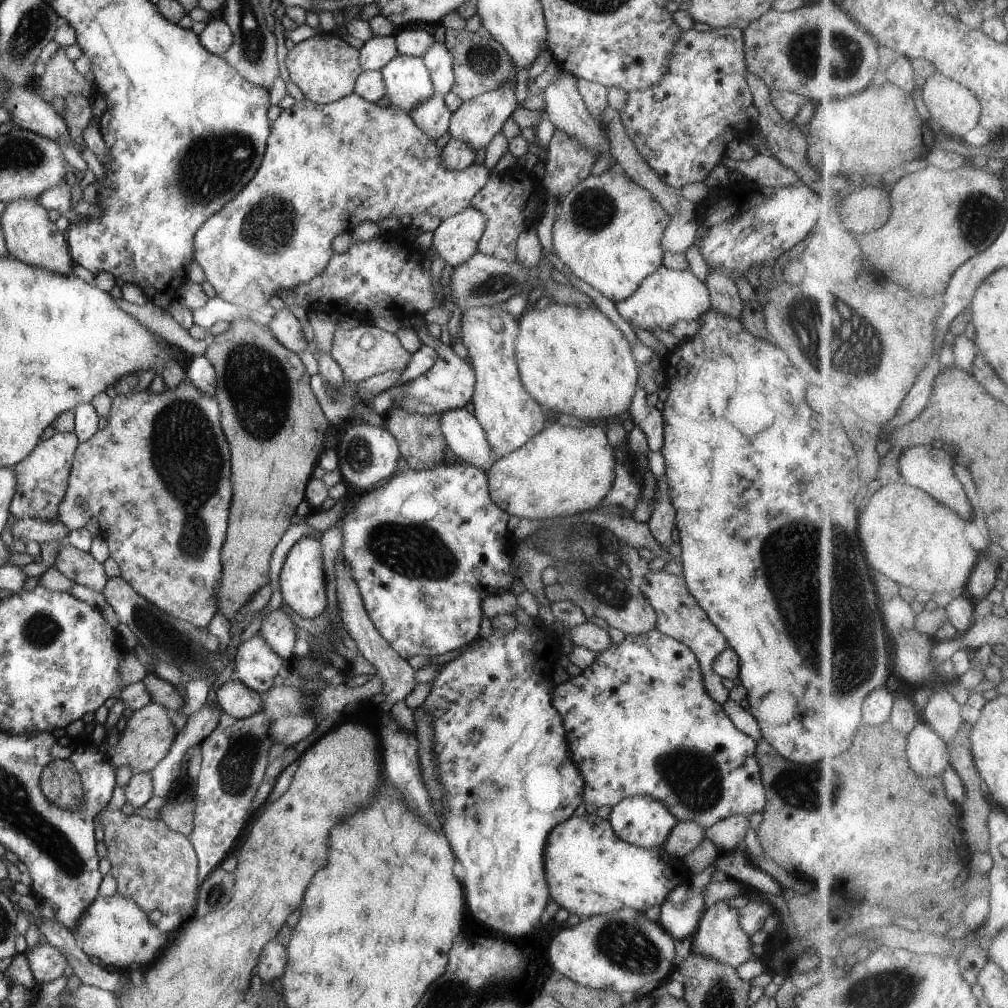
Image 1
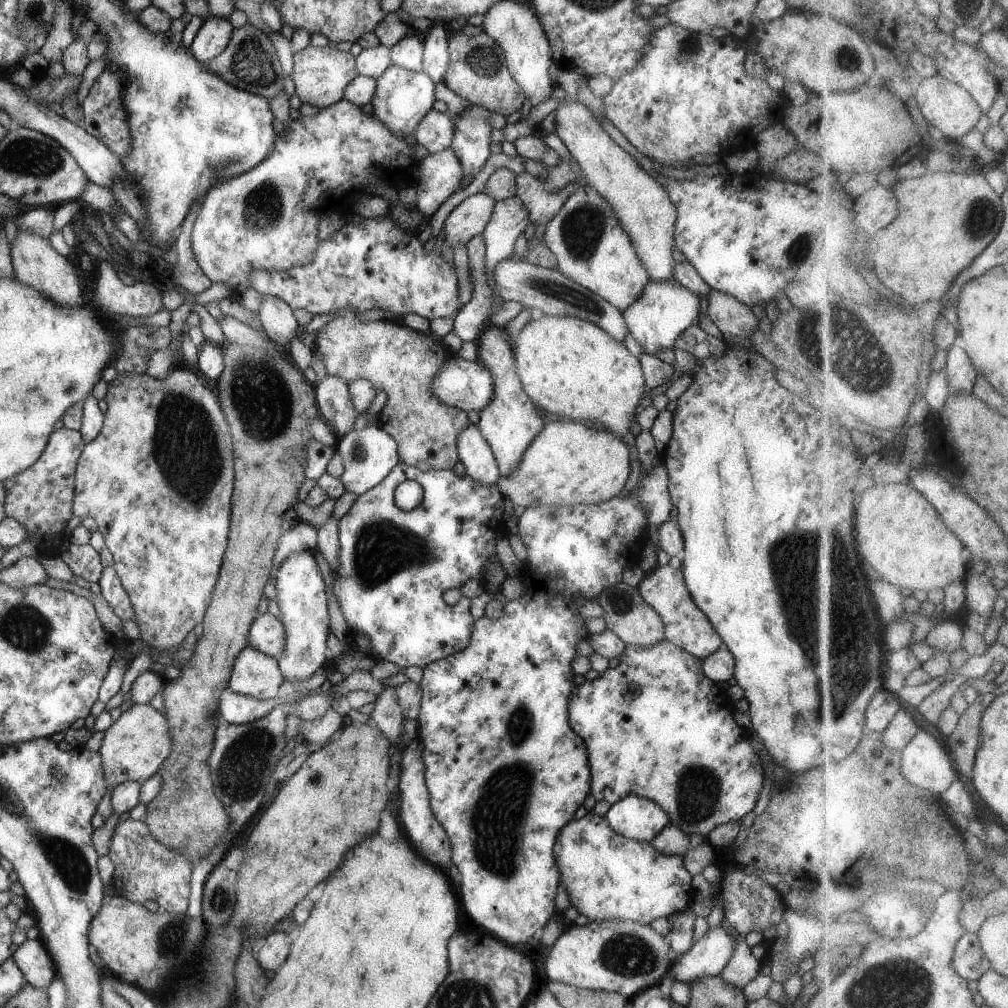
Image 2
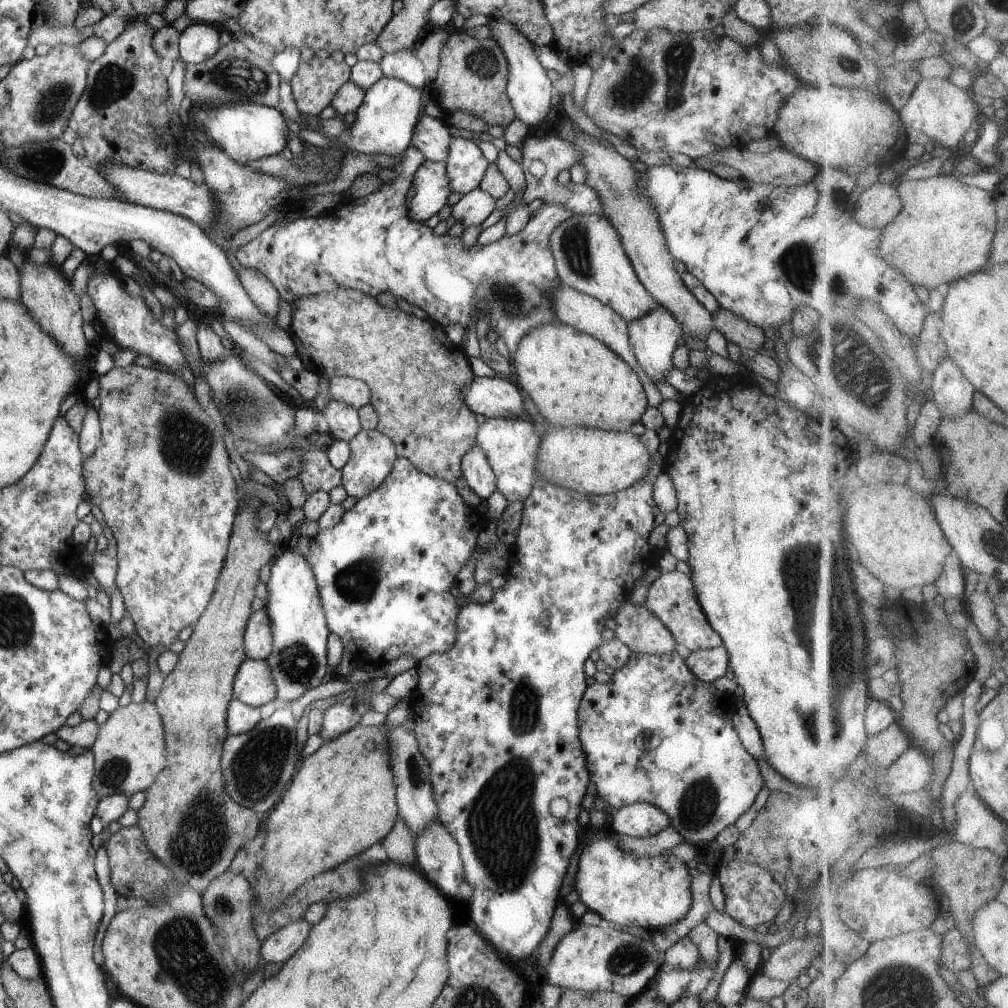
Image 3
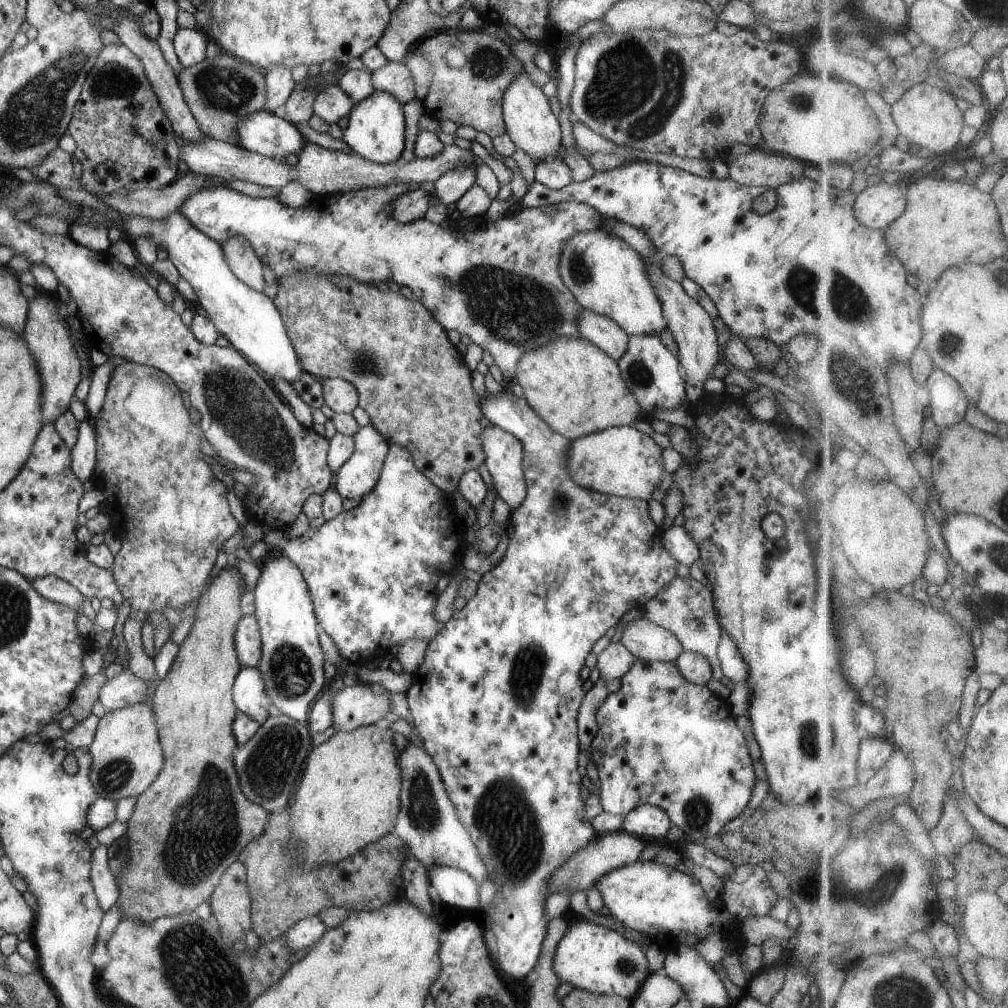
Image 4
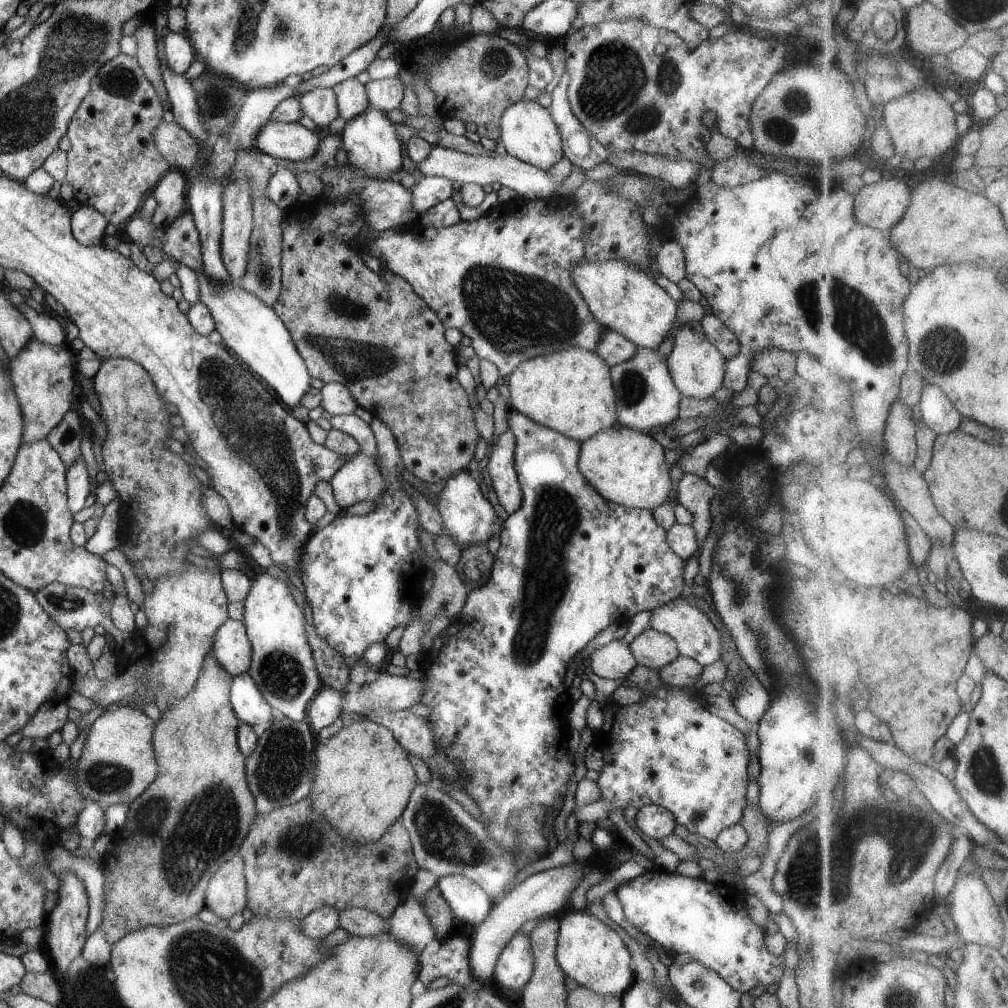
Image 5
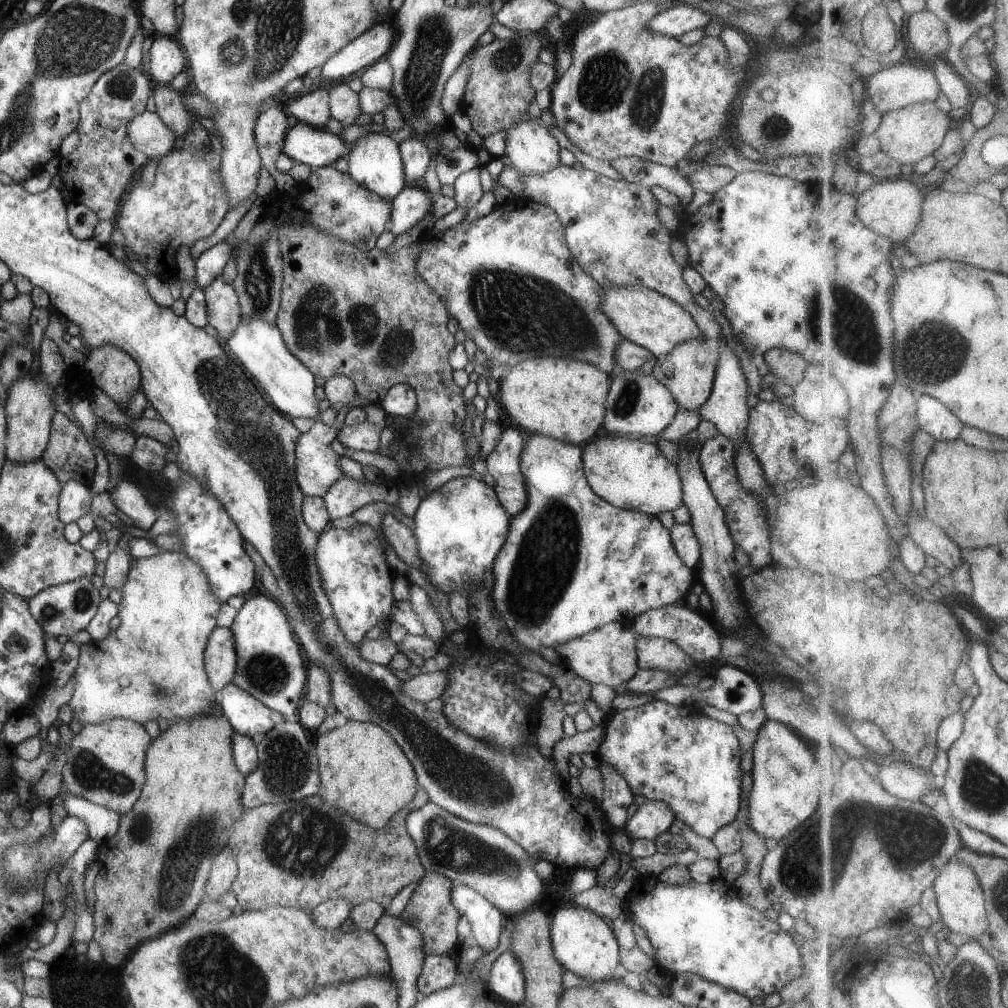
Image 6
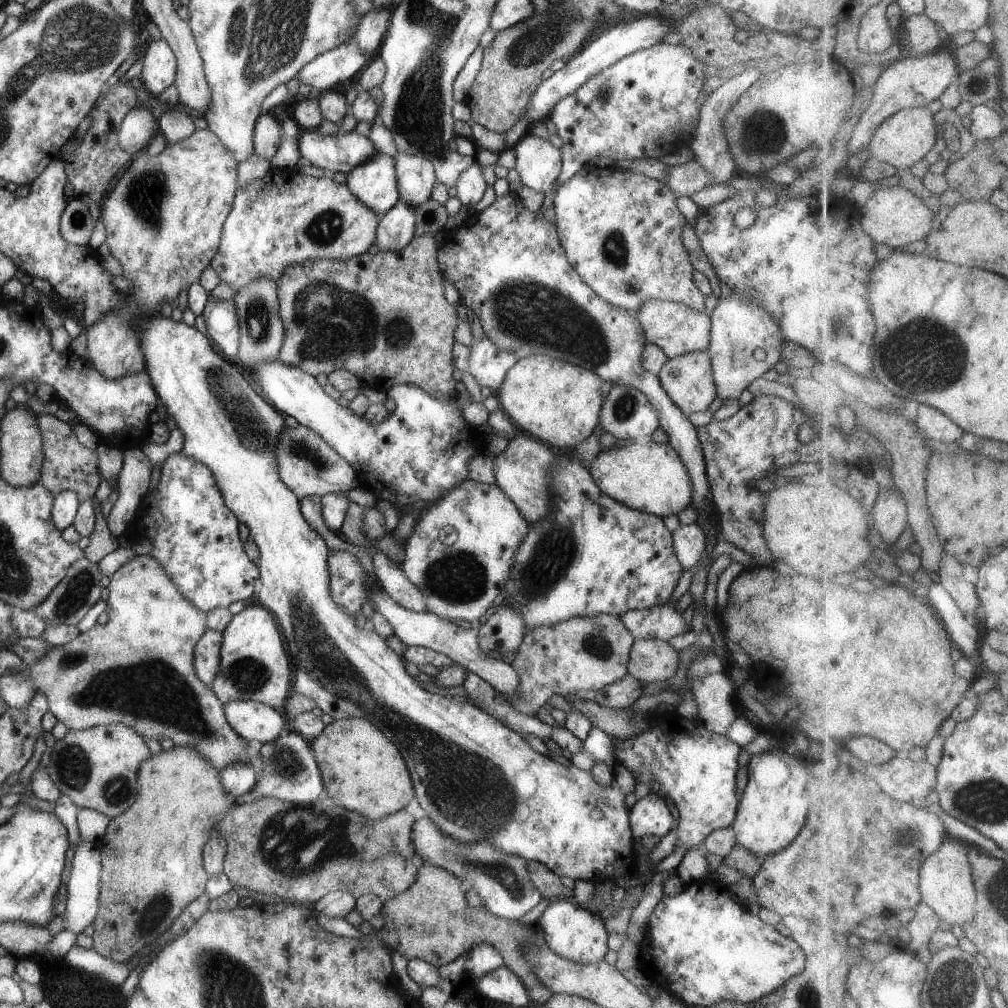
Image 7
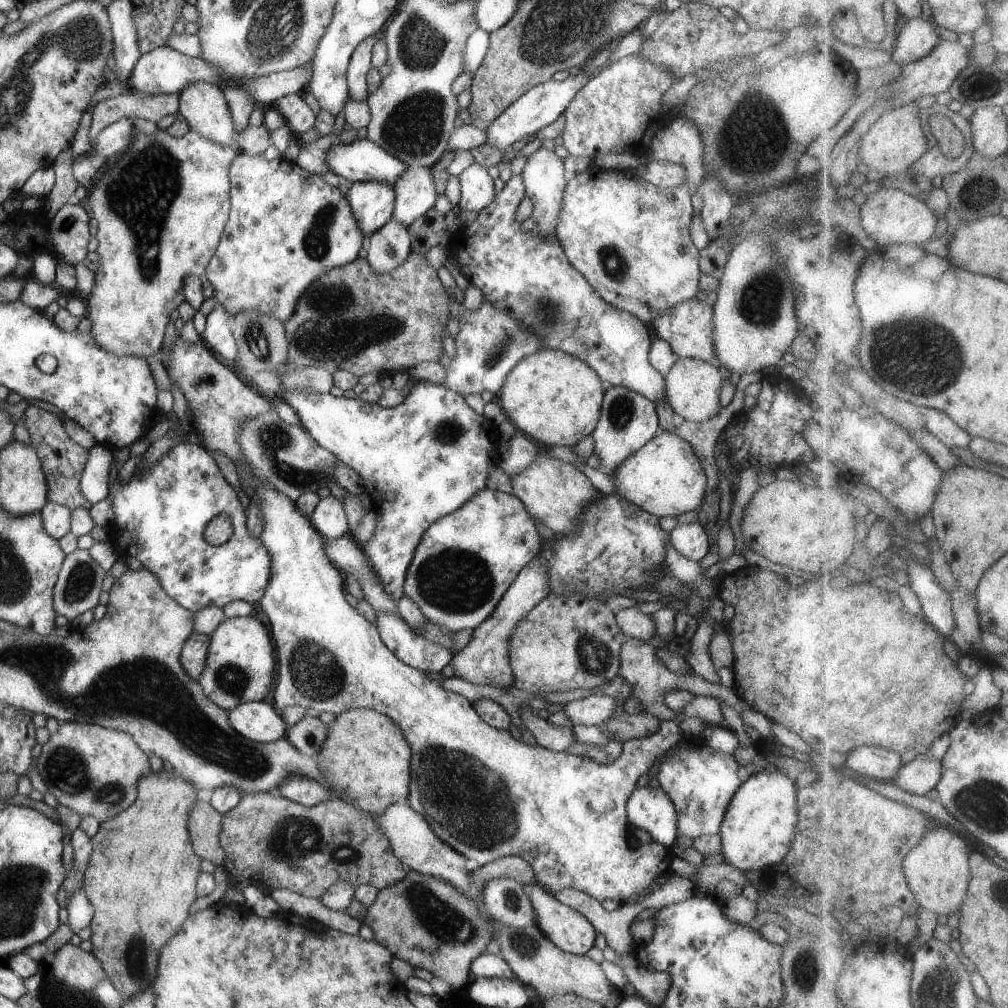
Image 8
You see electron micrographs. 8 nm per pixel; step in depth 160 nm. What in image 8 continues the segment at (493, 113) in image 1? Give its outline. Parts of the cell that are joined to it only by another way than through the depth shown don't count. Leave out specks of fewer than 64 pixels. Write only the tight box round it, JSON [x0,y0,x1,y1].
[366,219,411,272]

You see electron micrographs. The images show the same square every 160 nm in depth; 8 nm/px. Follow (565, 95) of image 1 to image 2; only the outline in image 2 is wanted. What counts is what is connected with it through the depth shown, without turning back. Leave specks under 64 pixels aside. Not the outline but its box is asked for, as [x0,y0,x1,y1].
[553,99,677,280]

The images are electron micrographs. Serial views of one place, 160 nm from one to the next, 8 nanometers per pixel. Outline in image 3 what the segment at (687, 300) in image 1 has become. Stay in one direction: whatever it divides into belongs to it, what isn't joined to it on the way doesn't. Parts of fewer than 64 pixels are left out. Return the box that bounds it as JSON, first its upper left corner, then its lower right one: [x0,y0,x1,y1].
[627,305,683,380]

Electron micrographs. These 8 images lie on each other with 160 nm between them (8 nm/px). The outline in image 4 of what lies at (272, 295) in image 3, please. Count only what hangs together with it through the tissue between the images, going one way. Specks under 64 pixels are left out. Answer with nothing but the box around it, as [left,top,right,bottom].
[222,236,266,292]

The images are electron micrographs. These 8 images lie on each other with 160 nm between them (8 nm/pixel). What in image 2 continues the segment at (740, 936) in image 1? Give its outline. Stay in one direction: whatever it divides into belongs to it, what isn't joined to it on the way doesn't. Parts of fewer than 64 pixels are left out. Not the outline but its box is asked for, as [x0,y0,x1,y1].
[665,922,735,984]

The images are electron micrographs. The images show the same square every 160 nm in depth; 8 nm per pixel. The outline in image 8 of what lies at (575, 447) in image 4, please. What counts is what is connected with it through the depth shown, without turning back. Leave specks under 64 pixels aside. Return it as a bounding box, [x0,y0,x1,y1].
[612,431,707,518]

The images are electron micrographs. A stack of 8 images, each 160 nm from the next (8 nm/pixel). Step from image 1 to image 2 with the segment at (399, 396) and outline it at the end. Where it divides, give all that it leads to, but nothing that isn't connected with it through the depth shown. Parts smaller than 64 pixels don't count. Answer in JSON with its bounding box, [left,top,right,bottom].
[431,352,494,412]

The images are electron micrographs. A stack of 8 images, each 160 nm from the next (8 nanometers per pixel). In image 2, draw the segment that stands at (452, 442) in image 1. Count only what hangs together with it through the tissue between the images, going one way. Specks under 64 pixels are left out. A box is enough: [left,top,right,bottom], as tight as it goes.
[457,425,501,487]

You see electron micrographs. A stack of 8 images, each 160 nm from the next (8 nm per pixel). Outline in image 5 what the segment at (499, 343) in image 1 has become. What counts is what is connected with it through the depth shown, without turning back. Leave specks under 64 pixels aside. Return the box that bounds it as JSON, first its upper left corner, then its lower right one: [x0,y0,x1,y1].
[488,429,523,514]

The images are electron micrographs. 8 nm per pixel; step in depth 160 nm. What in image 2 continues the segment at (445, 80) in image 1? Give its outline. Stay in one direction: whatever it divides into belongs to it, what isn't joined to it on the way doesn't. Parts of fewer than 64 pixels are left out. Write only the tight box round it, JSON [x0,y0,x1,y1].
[423,19,450,85]

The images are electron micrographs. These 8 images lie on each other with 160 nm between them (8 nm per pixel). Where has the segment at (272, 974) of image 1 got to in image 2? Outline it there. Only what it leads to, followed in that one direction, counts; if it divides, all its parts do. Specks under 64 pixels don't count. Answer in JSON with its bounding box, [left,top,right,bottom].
[254,932,293,970]

